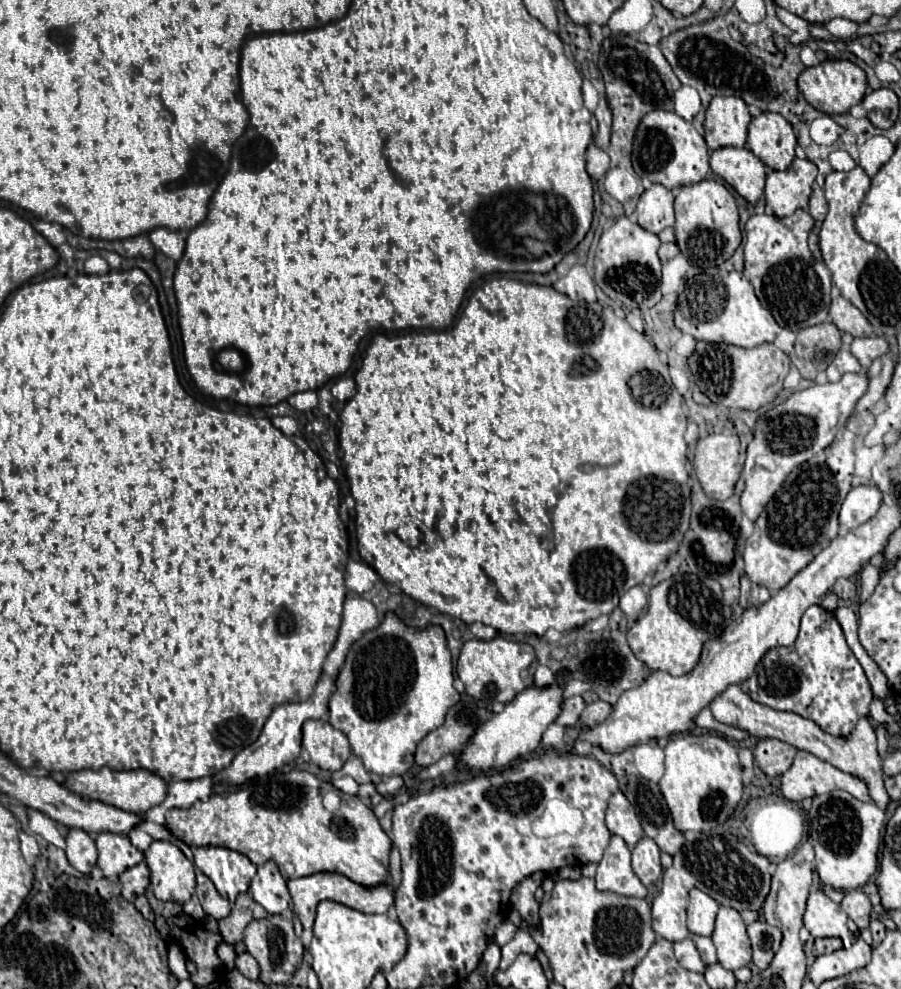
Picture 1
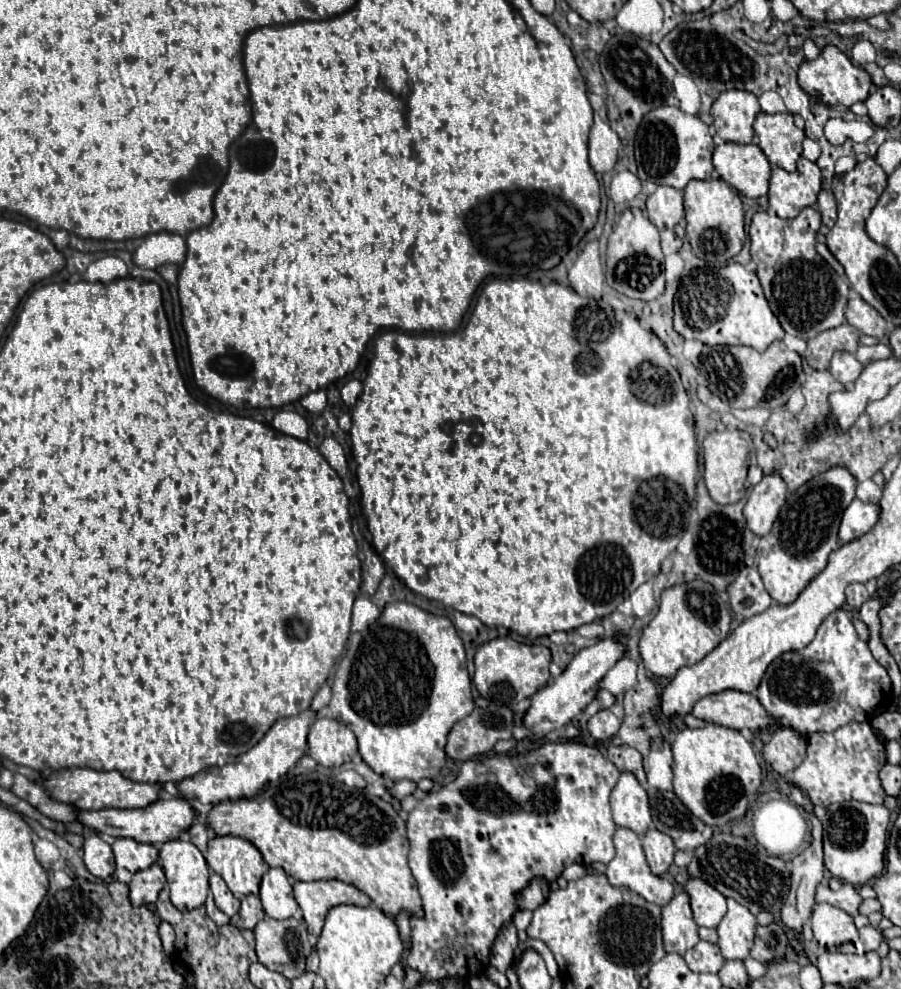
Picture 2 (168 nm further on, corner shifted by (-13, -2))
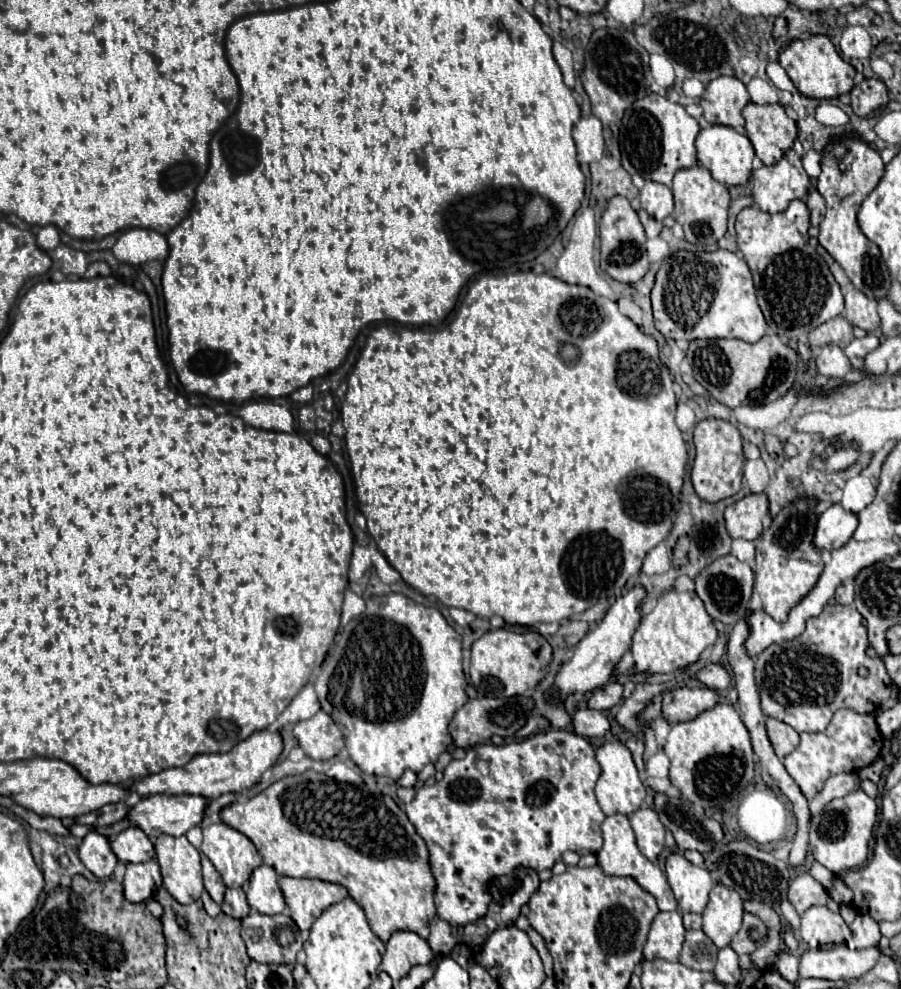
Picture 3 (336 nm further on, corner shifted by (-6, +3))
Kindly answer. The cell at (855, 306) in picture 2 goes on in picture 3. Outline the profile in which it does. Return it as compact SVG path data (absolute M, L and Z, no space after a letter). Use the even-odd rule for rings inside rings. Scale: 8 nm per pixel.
M850 289L846 291L846 311L844 317L850 325L856 325L868 333L876 331L880 327L878 317L878 303L874 299L868 299L862 291Z

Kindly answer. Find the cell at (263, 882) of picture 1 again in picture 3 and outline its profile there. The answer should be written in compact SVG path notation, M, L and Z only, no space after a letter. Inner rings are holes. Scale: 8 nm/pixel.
M260 865L254 869L246 895L250 907L264 915L278 915L286 907L284 895L278 887L278 875L268 865Z

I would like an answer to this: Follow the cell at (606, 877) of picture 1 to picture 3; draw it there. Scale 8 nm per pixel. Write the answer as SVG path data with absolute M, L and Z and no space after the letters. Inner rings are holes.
M610 815L604 819L602 823L602 837L604 837L604 845L602 849L596 853L598 855L598 865L604 869L606 875L616 875L616 877L632 877L646 893L650 893L660 911L676 911L678 905L676 905L676 897L668 885L668 879L666 875L662 873L662 869L648 861L636 847L636 839L634 839L634 831L630 827L630 821L626 815Z

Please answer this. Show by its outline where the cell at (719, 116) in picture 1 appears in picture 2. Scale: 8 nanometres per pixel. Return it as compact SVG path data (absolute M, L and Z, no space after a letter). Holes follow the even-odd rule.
M727 90L723 94L719 94L719 98L713 102L711 108L711 116L715 118L713 126L717 130L717 136L725 142L739 142L739 144L749 144L753 142L753 120L755 116L761 112L757 96L747 92L747 90Z

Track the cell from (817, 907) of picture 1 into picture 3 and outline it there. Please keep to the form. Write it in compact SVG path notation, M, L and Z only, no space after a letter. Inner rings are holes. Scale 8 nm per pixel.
M810 907L802 915L800 937L810 947L822 945L840 945L846 943L848 925L840 917L840 913L832 913L828 907Z

